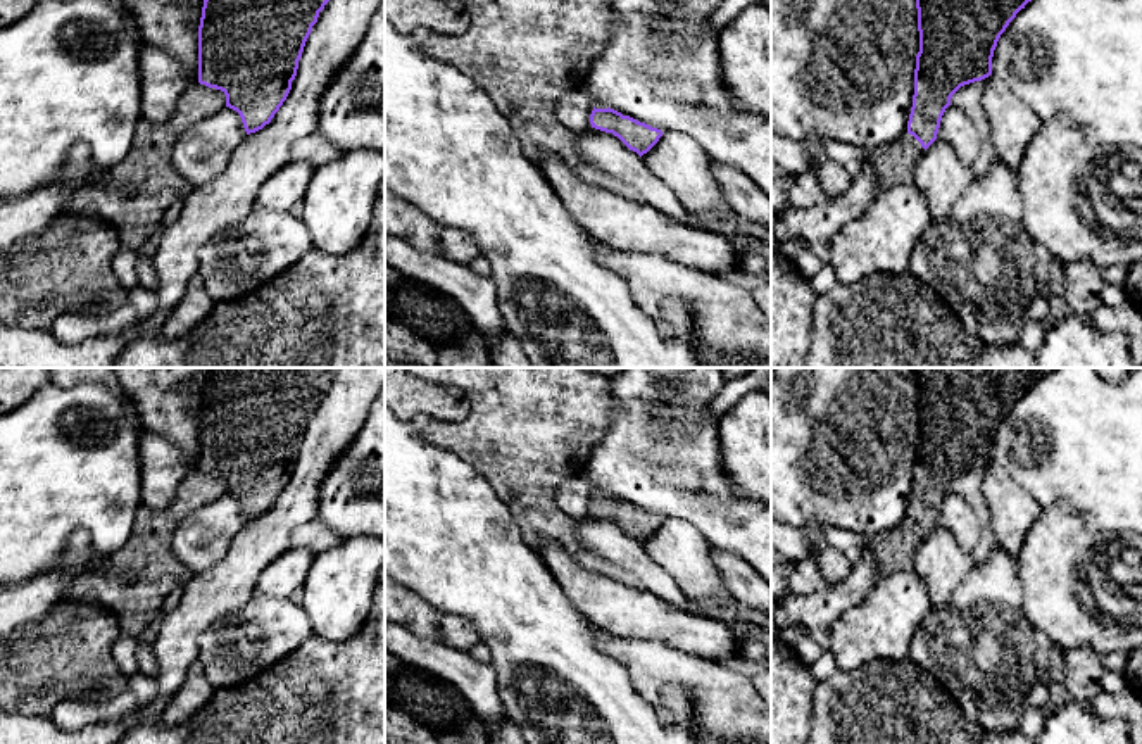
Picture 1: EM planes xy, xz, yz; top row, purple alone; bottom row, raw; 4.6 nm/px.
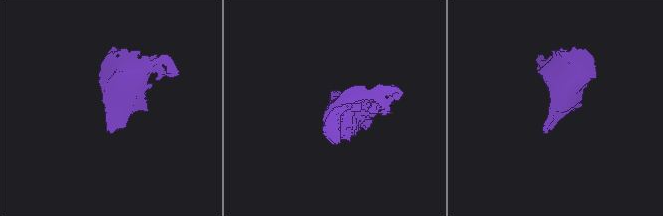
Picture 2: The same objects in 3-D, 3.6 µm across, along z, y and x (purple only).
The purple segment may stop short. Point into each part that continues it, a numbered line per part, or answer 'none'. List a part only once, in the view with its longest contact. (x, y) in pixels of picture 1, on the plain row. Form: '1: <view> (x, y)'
1: yz (894, 548)

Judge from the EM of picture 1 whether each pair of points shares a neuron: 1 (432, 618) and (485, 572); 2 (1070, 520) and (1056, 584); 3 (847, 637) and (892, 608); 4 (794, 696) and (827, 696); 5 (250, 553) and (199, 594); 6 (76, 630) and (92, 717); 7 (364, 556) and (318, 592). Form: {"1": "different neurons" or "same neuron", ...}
{"1": "different neurons", "2": "same neuron", "3": "same neuron", "4": "different neurons", "5": "same neuron", "6": "different neurons", "7": "same neuron"}

